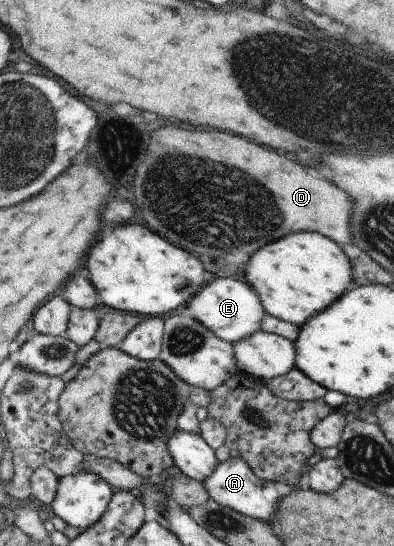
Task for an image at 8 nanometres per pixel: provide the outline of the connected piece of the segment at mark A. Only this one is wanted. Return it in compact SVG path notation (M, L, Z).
M240 456L228 458L220 463L216 467L216 471L204 481L204 487L210 493L210 497L220 505L235 509L244 515L258 518L263 522L272 519L272 515L276 511L276 503L287 491L286 487L277 482L262 481L262 478L258 477L252 467Z

